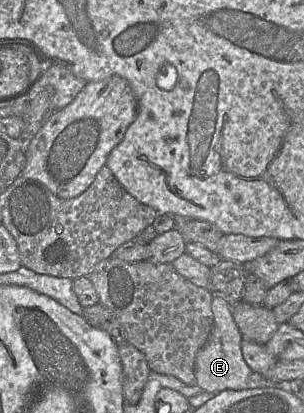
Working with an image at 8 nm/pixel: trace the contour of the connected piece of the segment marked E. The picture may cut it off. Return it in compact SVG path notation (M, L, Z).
M213 296L213 329L205 345L199 350L195 359L195 377L197 385L203 391L217 394L223 390L244 390L265 387L278 387L264 375L254 372L245 362L242 349L242 334L235 323L232 306L223 298Z

